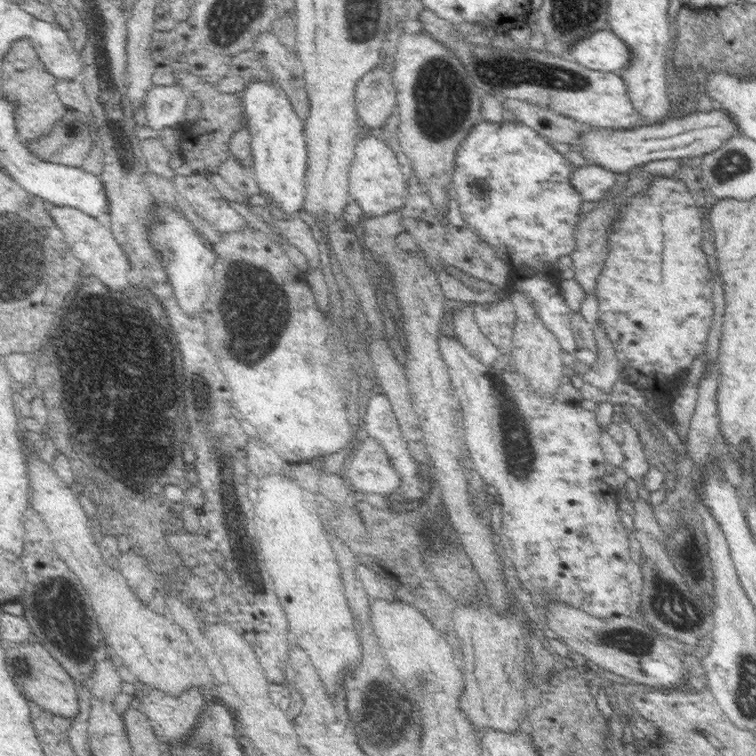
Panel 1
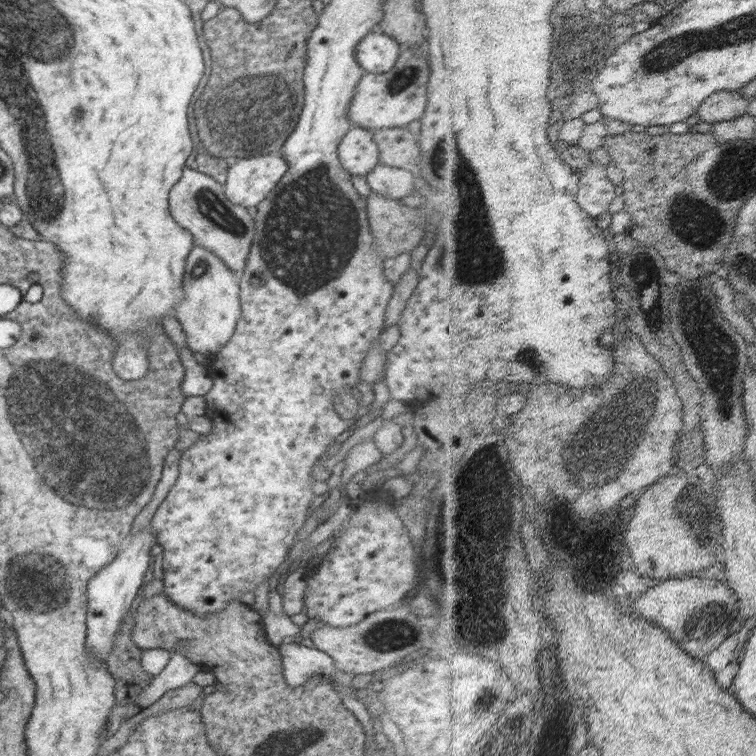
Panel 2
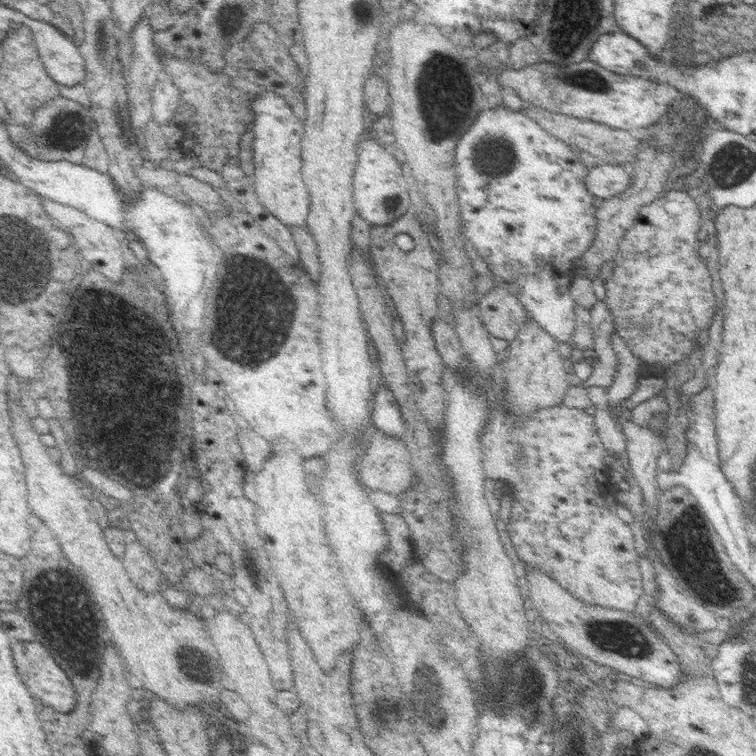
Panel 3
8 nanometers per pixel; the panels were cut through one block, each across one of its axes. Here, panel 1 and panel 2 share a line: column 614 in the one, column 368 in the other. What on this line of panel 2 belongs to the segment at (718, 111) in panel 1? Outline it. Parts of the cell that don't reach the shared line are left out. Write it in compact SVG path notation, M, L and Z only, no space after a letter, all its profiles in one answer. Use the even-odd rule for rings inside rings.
M351 126L349 131L343 136L339 144L339 159L341 165L352 174L366 175L374 170L378 164L379 151L372 137L373 130L365 129L358 126Z

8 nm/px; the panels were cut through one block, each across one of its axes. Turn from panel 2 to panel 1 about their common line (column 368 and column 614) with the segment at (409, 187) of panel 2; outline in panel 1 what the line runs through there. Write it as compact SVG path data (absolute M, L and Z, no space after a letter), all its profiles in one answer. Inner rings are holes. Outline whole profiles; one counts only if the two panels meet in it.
M584 164L572 172L570 183L580 193L580 198L598 202L618 182L618 178L619 174L600 165Z

